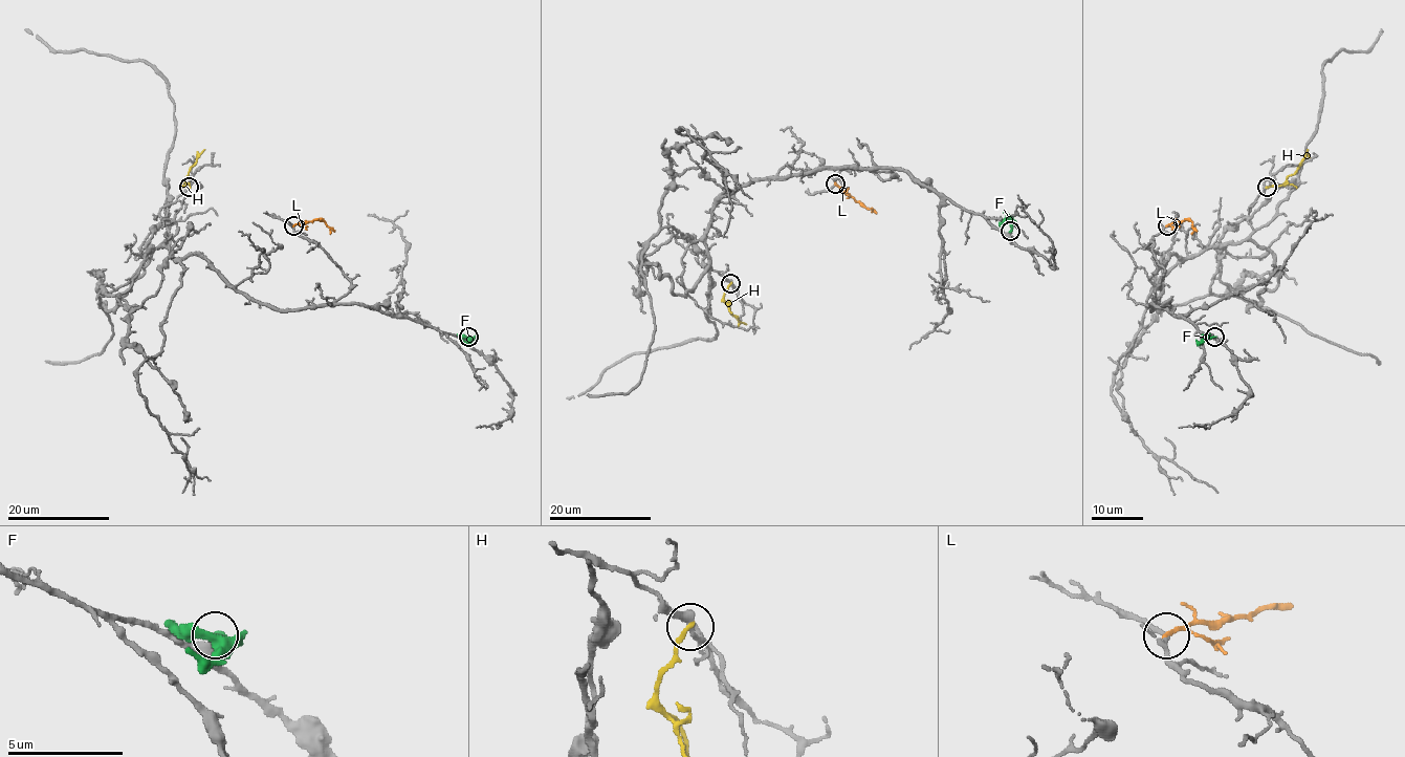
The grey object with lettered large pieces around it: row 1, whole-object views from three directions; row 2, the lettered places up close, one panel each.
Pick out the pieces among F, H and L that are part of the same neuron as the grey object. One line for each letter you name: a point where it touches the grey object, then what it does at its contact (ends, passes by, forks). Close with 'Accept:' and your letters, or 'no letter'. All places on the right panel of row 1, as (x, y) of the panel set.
Accept: no letter

